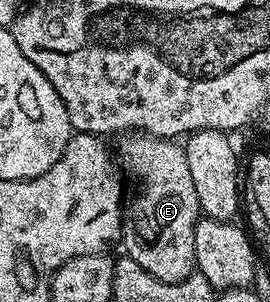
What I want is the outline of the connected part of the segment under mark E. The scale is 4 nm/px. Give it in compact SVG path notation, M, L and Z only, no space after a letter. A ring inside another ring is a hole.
M141 132L127 133L117 142L117 157L126 158L135 176L146 185L146 191L135 196L124 214L120 246L126 249L125 257L136 260L144 272L152 272L160 280L182 282L196 270L194 237L200 217L185 149L177 141Z

